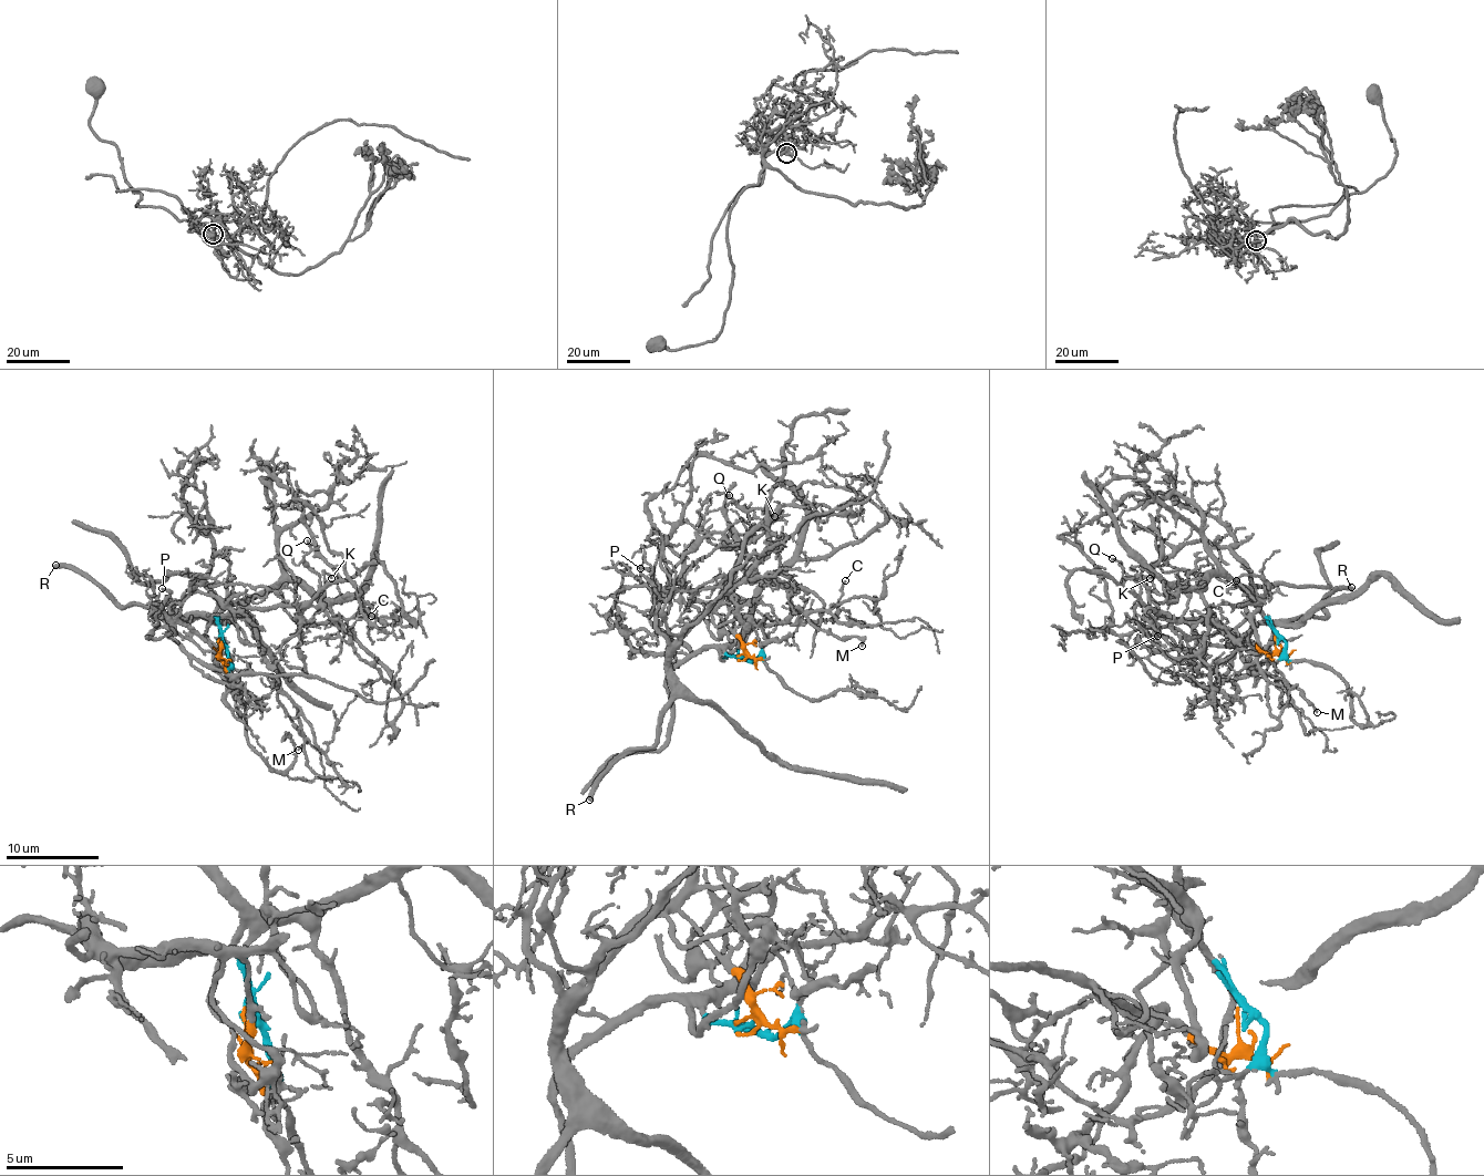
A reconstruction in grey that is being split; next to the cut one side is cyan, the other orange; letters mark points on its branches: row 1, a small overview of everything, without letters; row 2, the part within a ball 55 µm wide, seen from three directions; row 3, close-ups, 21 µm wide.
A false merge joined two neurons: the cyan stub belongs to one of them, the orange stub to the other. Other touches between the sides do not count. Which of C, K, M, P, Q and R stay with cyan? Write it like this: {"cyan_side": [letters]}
{"cyan_side": ["C", "M"]}

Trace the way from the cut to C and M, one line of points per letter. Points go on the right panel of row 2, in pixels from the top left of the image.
C: (1276, 641), (1277, 636), (1247, 590), (1234, 583), (1258, 600), (1265, 598), (1267, 580), (1245, 574), (1236, 581)
M: (1276, 641), (1277, 636), (1258, 601), (1253, 619), (1258, 666), (1310, 702), (1316, 712)

